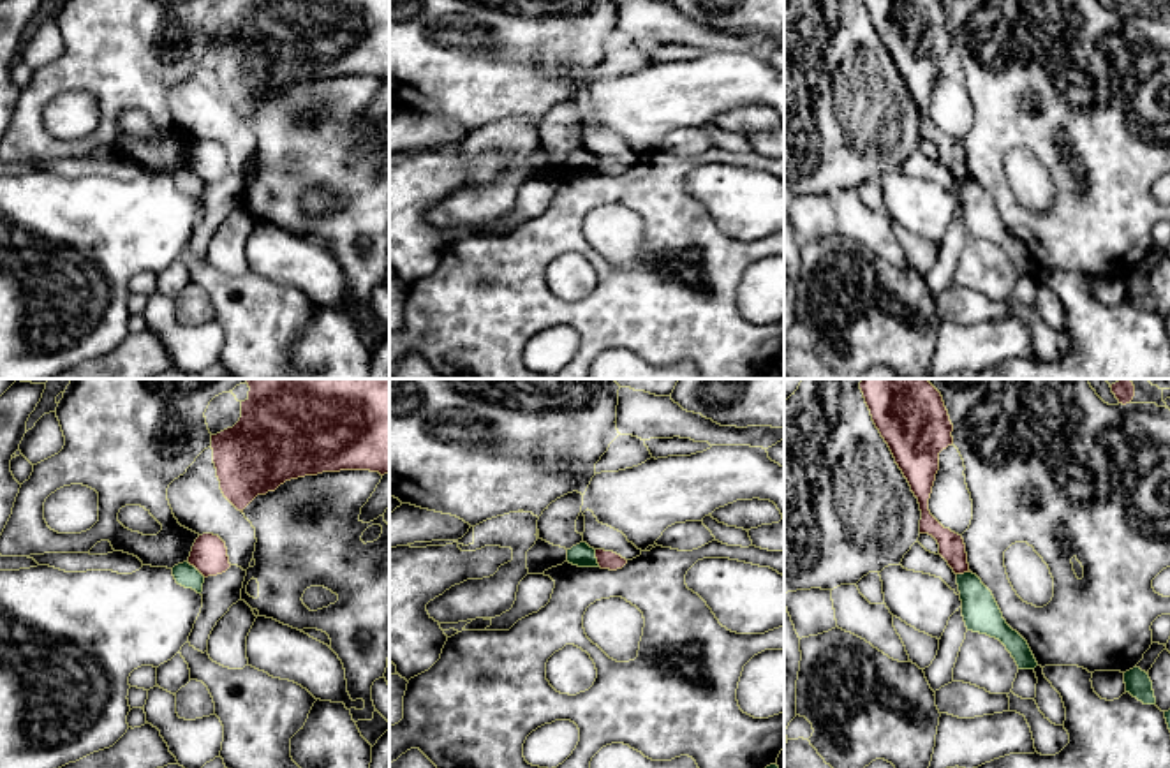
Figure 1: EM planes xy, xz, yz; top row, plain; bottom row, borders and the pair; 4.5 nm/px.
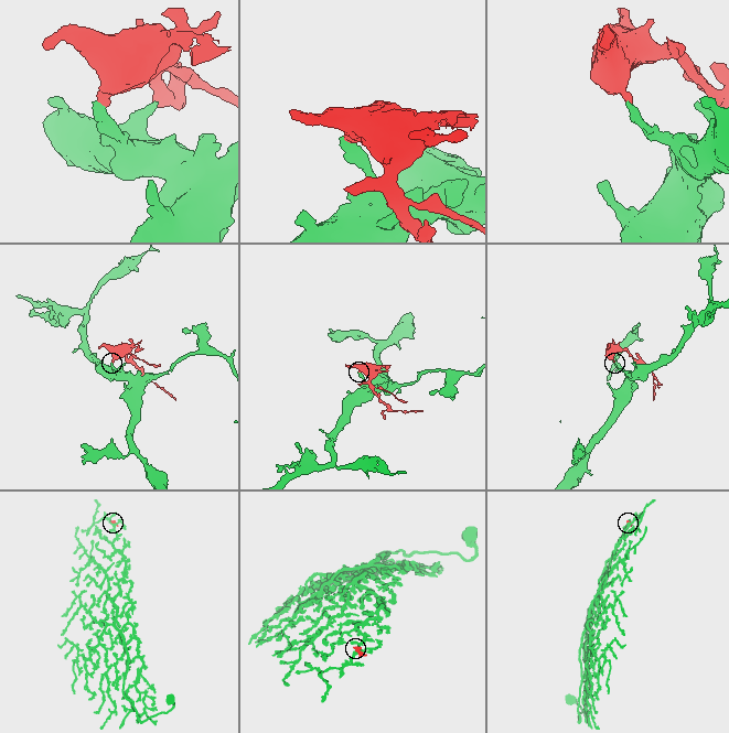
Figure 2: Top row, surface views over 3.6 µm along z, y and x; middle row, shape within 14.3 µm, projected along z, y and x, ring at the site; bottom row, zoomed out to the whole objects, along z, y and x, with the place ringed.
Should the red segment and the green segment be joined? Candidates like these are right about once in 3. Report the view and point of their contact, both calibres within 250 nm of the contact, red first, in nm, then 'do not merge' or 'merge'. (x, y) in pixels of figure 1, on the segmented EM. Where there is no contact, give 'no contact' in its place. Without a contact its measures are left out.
meets red in xy at (196, 568); 170 nm thick on the red side, 110 nm on the other; do not merge

